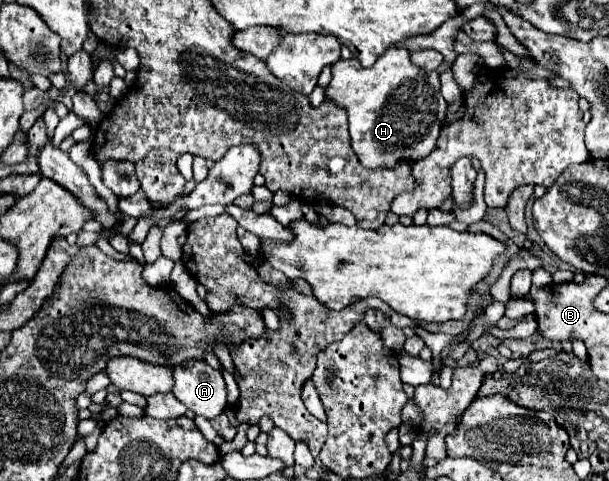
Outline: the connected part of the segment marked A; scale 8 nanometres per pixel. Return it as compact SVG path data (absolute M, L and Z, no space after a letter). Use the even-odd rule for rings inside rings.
M193 360L193 364L181 364L181 368L173 368L173 378L173 396L193 414L201 414L211 420L225 410L225 380L219 370L211 368L203 360Z

